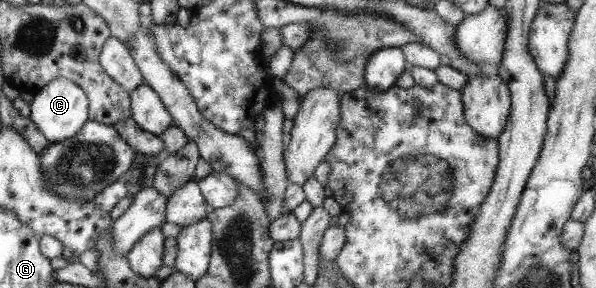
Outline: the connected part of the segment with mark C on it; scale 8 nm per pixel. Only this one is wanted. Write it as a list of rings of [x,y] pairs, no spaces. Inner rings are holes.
[[[64,77],[49,81],[43,88],[40,88],[40,91],[33,94],[28,105],[30,113],[27,118],[32,121],[49,143],[67,140],[76,135],[82,129],[82,124],[88,120],[86,94],[74,82]]]

